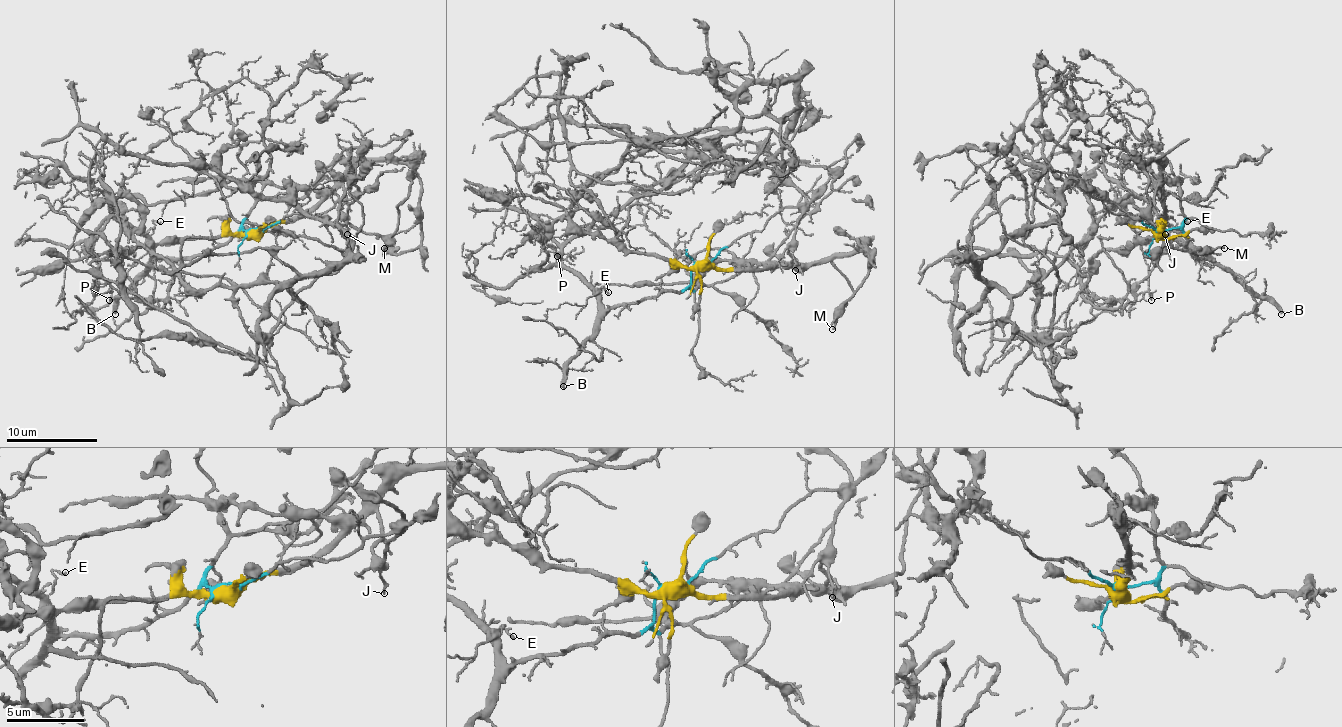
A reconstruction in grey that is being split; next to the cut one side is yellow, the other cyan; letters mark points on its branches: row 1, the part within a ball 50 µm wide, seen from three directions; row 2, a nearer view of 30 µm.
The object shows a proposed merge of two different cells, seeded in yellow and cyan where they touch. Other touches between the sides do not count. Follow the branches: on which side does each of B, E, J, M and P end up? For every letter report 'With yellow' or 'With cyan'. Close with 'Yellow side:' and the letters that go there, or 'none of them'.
B: With cyan
E: With cyan
J: With yellow
M: With yellow
P: With cyan
Yellow side: J, M

